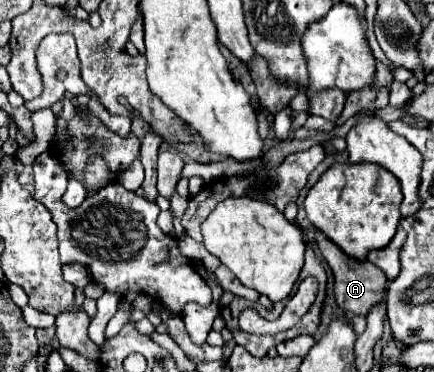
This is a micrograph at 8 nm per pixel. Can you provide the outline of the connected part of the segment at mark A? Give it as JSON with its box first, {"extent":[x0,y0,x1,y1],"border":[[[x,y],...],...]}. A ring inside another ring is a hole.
{"extent":[315,231,387,315],"border":[[[315,231],[315,245],[319,249],[319,253],[323,255],[323,259],[329,263],[329,267],[333,269],[335,275],[335,301],[341,309],[355,313],[355,315],[367,315],[369,307],[377,301],[381,301],[383,291],[387,289],[387,277],[381,269],[377,269],[373,263],[369,261],[357,261],[349,255],[345,255],[331,239],[327,239],[321,231]]]}

